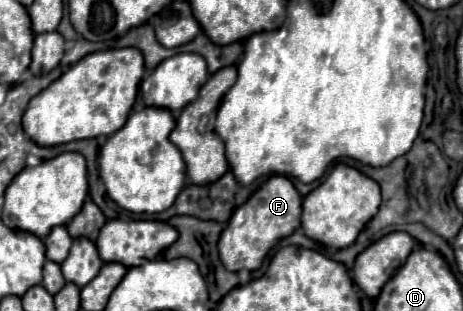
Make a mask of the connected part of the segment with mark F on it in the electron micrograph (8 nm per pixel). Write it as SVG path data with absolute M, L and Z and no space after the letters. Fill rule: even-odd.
M273 174L243 206L235 208L229 224L225 226L219 238L221 262L231 272L237 272L241 268L257 270L263 264L267 252L273 248L273 244L279 238L295 232L295 228L299 228L301 224L299 216L301 216L301 196L297 194L293 182L287 176Z

